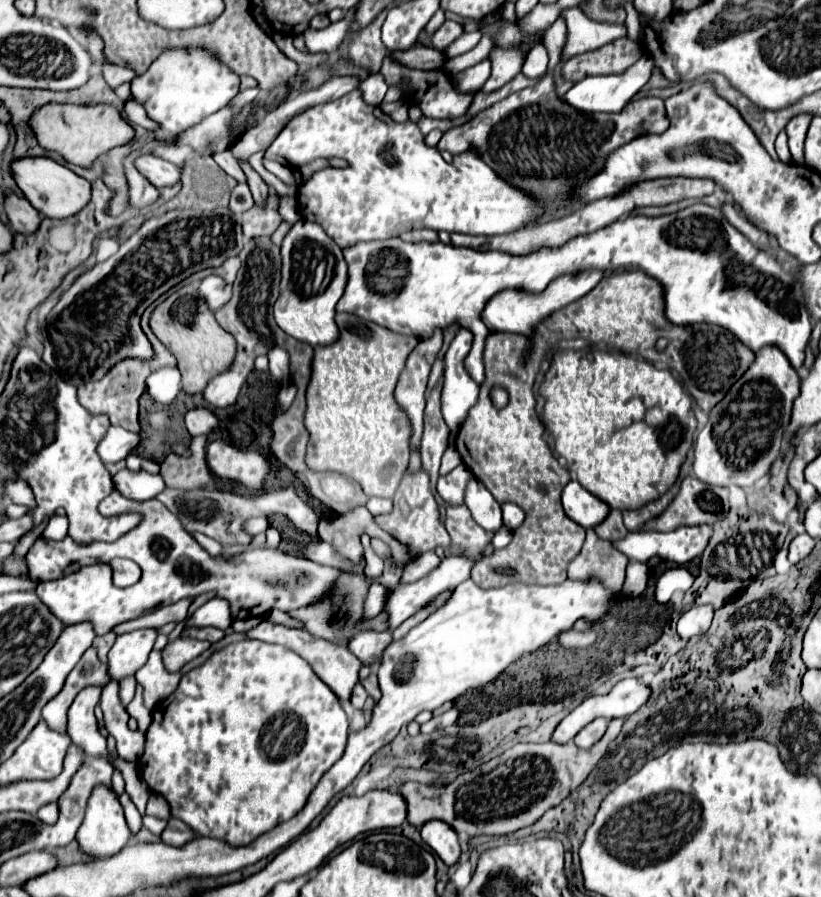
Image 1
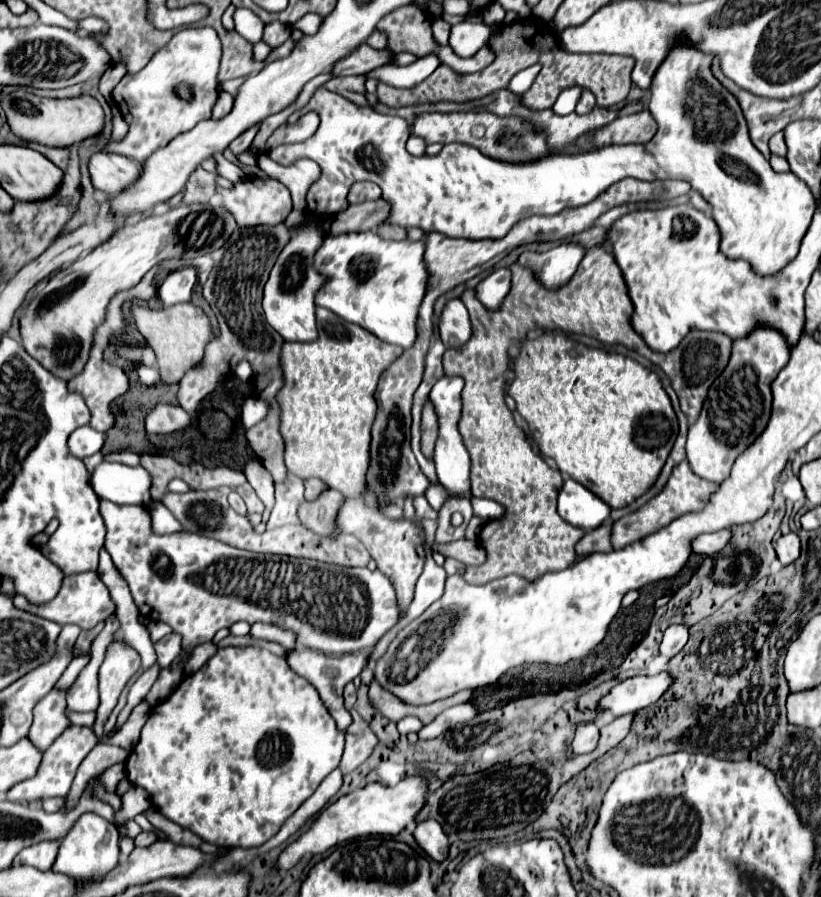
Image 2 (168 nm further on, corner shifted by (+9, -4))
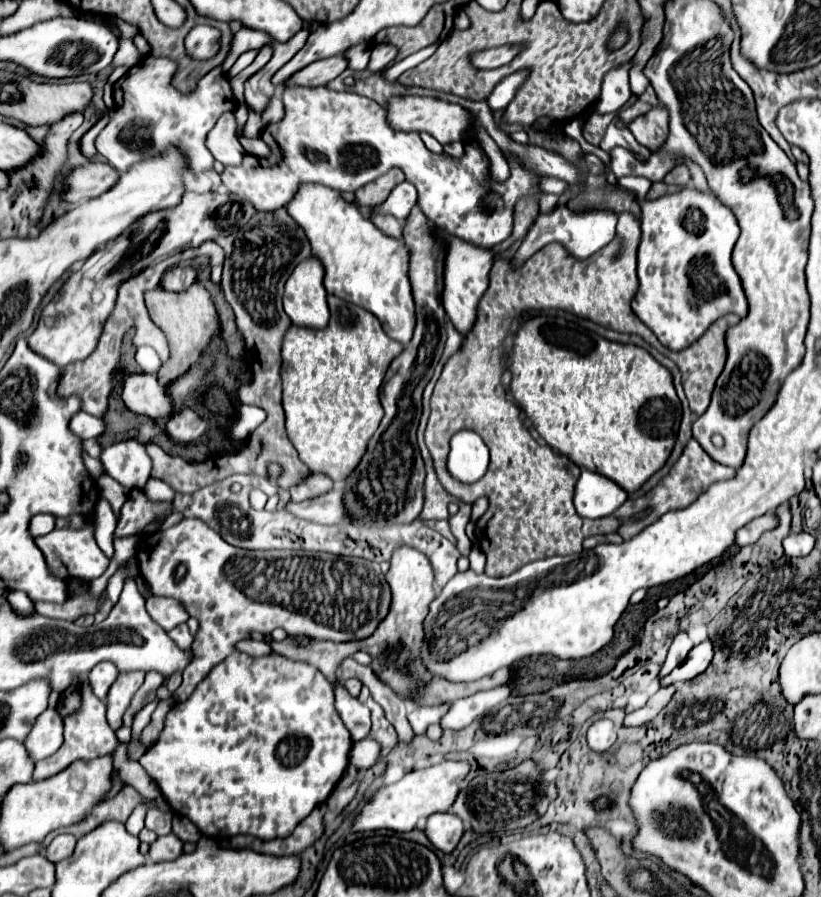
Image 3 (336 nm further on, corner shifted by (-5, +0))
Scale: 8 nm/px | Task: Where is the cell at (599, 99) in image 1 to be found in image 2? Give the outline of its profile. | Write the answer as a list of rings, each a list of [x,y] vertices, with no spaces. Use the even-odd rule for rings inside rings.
[[[570,86],[568,90],[564,90],[558,96],[558,104],[552,106],[554,112],[558,112],[558,114],[572,114],[576,104],[578,104],[578,100],[582,98],[582,92],[584,92],[582,86]]]

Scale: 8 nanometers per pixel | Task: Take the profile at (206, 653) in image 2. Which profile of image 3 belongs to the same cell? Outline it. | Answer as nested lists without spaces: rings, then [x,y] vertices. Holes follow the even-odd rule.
[[[242,640],[242,642],[238,642],[238,650],[240,652],[246,652],[250,656],[266,656],[266,654],[272,654],[274,652],[270,648],[270,644],[256,642],[256,640]]]

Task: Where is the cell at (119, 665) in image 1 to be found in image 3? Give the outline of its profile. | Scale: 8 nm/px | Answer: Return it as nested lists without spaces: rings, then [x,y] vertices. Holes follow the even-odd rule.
[[[126,672],[120,674],[118,680],[112,684],[106,698],[106,718],[112,730],[118,730],[122,726],[122,716],[130,706],[136,690],[142,686],[142,682],[144,682],[142,672]]]

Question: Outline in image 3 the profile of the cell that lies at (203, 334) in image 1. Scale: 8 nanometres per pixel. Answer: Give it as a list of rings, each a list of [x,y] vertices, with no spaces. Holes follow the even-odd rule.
[[[194,282],[194,286],[190,286],[190,290],[184,290],[184,292],[168,292],[158,286],[156,290],[146,292],[144,300],[146,300],[146,308],[150,312],[150,318],[168,338],[170,358],[156,372],[158,382],[162,386],[166,386],[174,378],[186,374],[190,370],[190,366],[198,360],[198,356],[204,352],[210,338],[218,332],[218,314],[210,300],[208,290],[198,282]]]

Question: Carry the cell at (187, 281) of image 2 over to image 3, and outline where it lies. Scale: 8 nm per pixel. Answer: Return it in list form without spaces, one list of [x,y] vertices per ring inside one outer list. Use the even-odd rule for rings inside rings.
[[[178,264],[162,276],[162,288],[170,292],[184,292],[196,280],[196,268],[192,264]]]

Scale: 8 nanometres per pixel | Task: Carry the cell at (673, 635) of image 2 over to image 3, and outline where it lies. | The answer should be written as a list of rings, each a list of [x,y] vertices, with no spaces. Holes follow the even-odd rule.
[[[680,632],[680,634],[674,638],[674,642],[672,642],[672,646],[670,646],[670,650],[668,650],[666,662],[662,664],[658,678],[668,676],[676,666],[680,666],[692,646],[694,646],[694,644],[692,644],[692,640],[688,638],[688,634],[686,634],[686,632]]]

